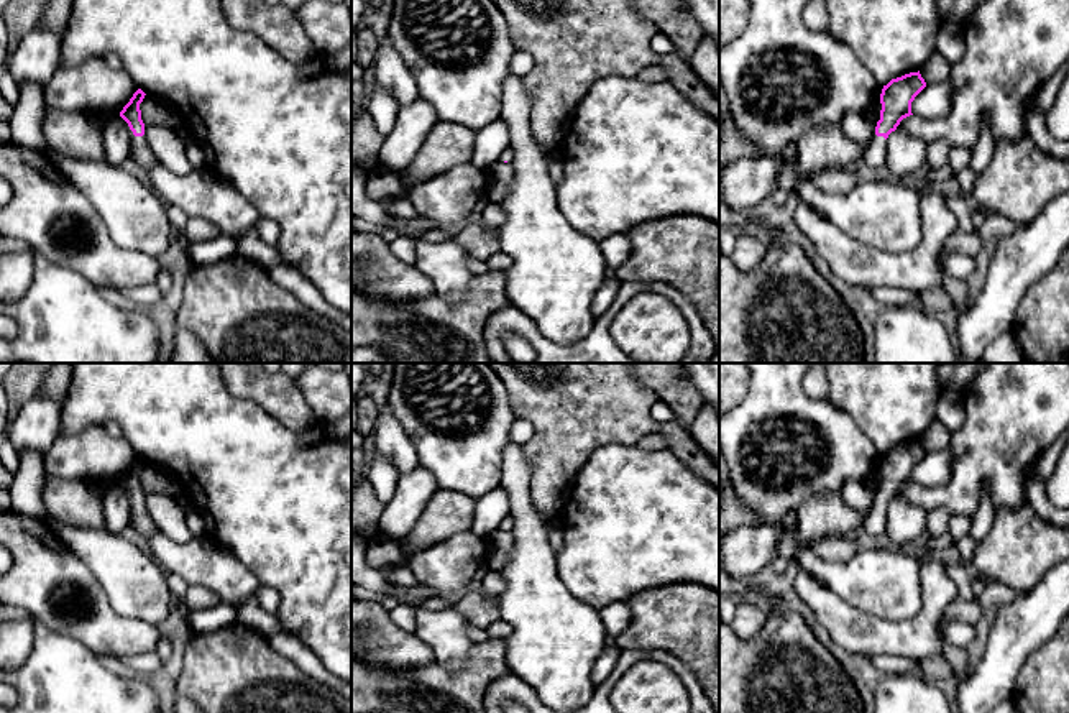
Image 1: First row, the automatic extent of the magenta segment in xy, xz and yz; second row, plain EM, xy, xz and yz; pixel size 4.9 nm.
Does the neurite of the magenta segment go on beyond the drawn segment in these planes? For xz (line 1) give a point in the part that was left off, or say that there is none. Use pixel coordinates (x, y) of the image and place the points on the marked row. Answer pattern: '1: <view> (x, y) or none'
1: xz (508, 155)

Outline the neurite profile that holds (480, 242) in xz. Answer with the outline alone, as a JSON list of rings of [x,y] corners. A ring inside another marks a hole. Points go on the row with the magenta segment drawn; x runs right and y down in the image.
[[[479,218],[470,220],[470,223],[450,240],[465,246],[468,255],[479,261],[486,261],[501,251],[499,227],[488,228]]]

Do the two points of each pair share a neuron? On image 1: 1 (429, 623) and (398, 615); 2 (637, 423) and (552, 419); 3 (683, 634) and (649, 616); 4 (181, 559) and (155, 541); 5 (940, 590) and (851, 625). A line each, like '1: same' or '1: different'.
1: different
2: same
3: same
4: same
5: same

